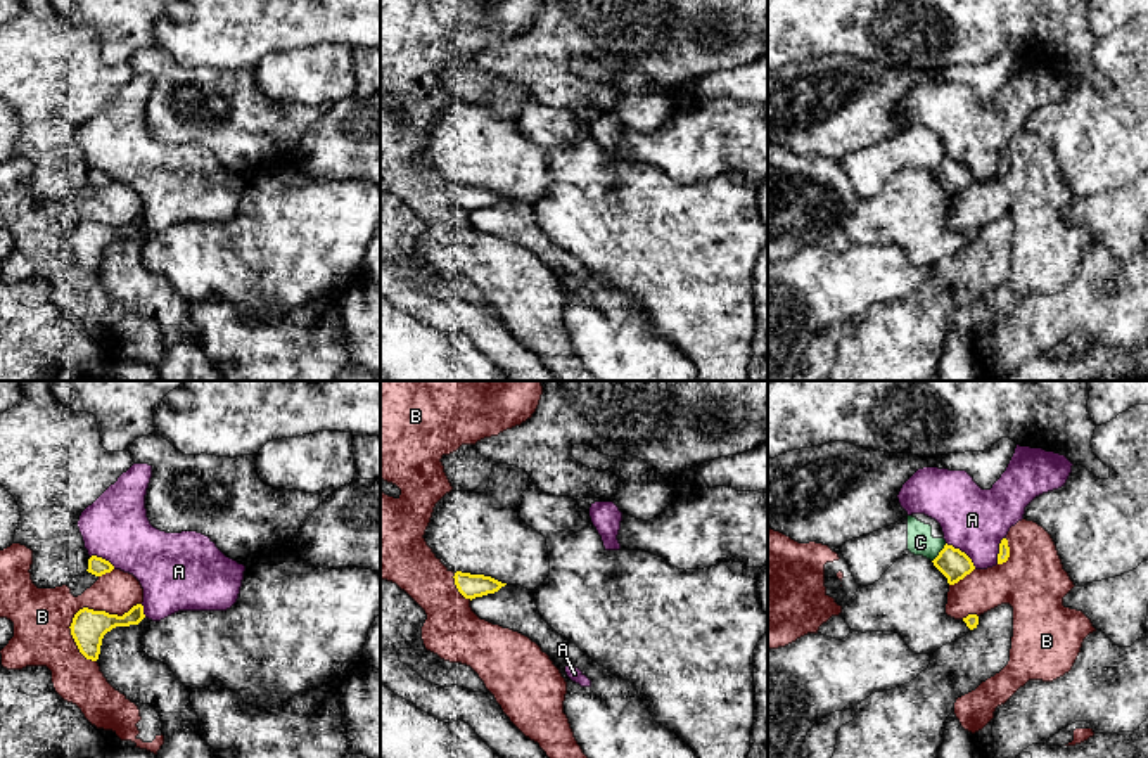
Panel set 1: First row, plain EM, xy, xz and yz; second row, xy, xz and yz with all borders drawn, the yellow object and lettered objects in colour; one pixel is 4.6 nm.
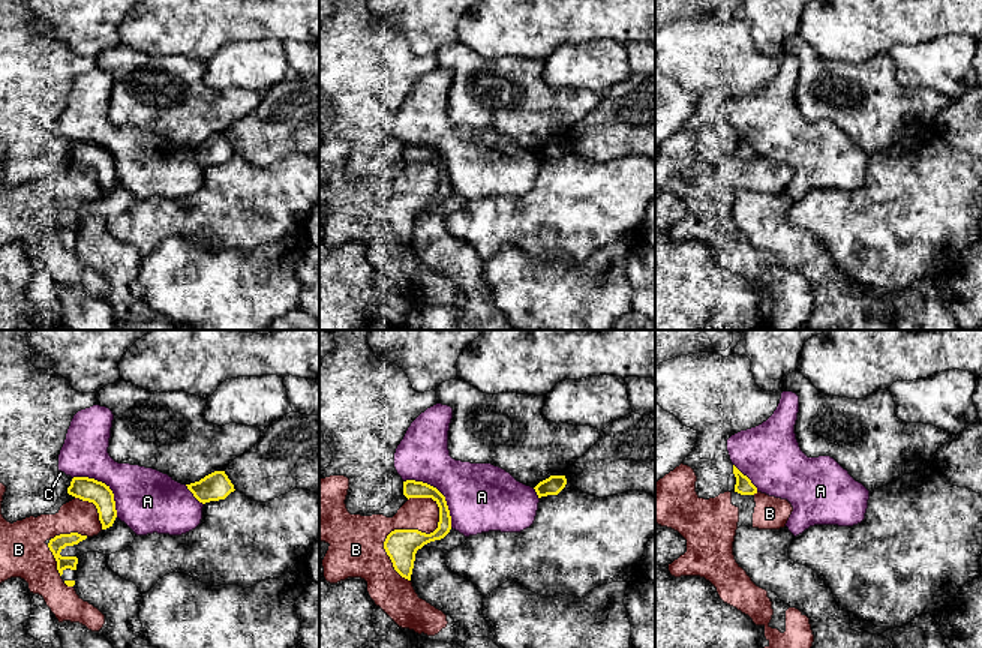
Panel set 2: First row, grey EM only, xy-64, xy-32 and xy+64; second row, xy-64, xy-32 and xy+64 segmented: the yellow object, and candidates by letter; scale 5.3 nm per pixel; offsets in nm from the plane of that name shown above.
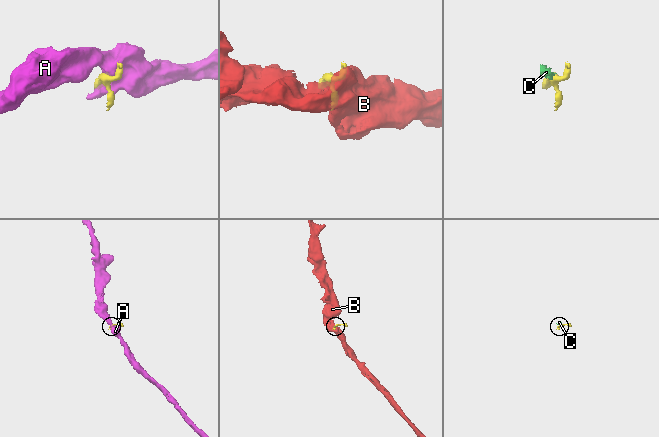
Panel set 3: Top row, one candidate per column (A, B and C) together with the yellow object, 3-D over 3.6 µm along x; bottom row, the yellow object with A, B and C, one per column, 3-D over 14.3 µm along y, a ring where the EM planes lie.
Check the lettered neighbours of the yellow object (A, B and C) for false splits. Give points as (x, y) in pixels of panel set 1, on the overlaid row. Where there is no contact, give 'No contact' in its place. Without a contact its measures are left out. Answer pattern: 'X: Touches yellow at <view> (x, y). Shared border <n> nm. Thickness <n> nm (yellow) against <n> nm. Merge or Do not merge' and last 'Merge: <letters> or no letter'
A: Touches yellow at yz (963, 552). Shared border 190 nm. Thickness 140 nm (yellow) against 300 nm. Do not merge
B: Touches yellow at xy (89, 610). Shared border 380 nm. Thickness 160 nm (yellow) against 280 nm. Merge
C: Touches yellow at yz (939, 552). Shared border 110 nm. Thickness 140 nm (yellow) against 130 nm. Do not merge
Merge: B

